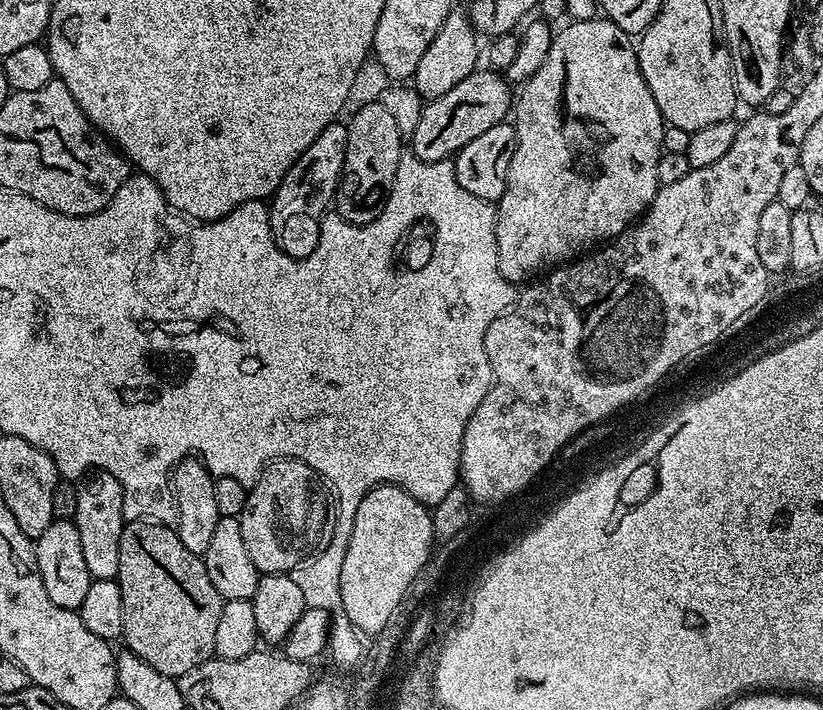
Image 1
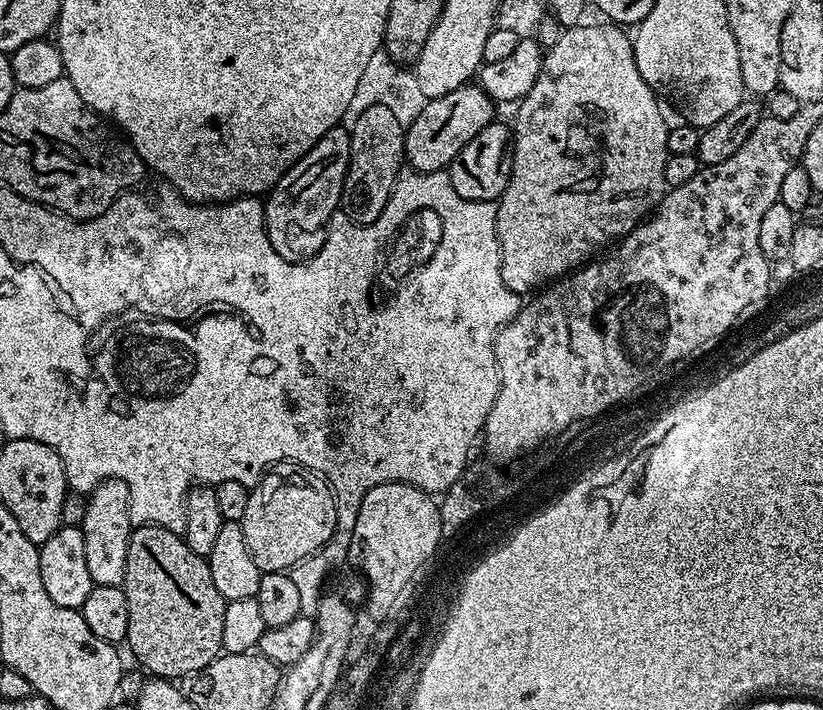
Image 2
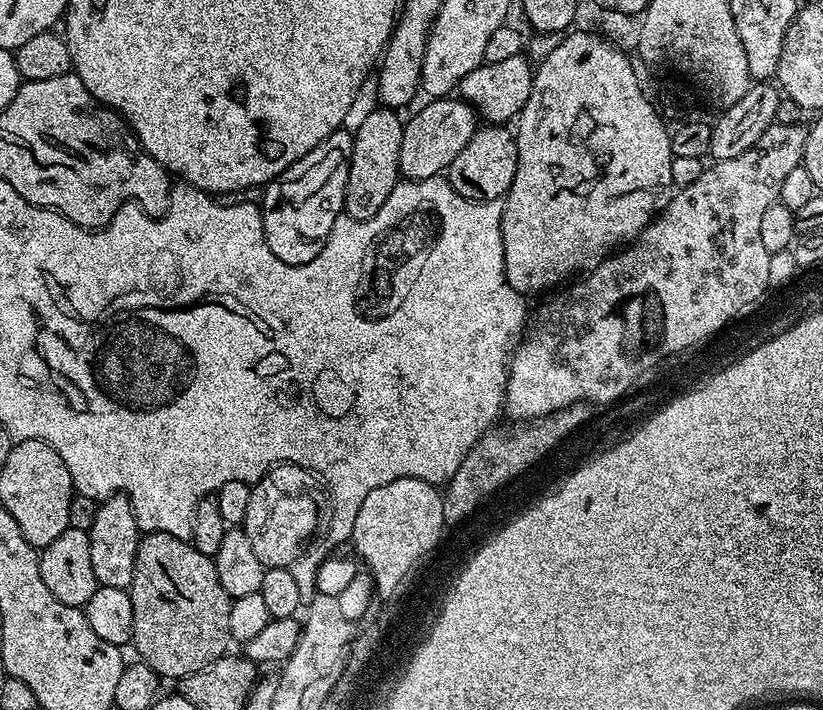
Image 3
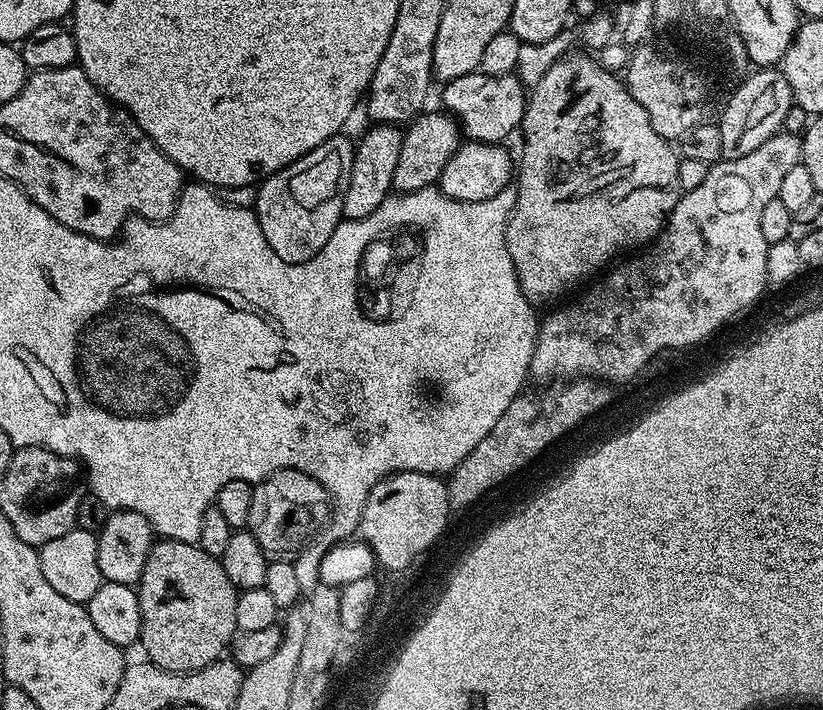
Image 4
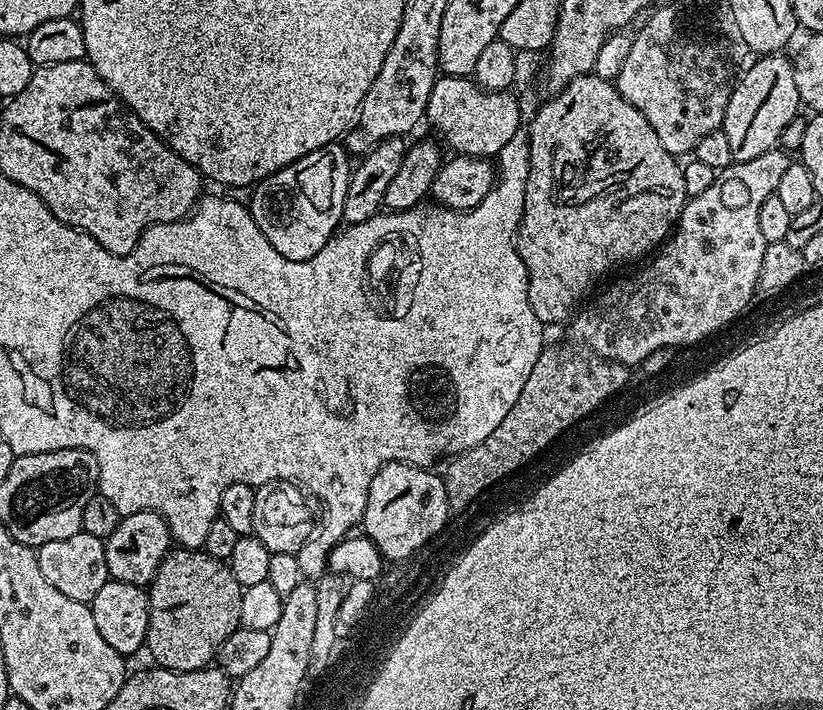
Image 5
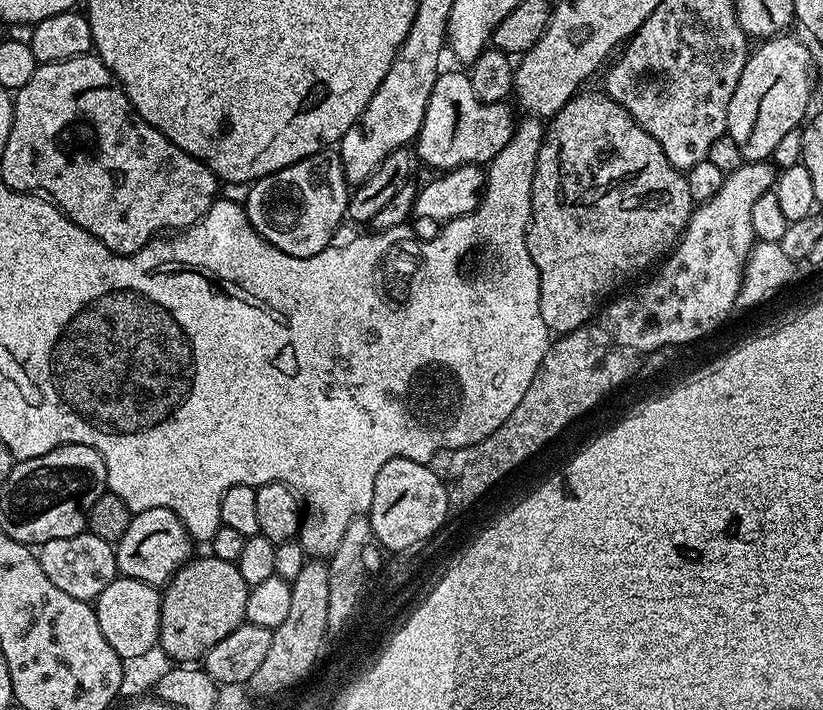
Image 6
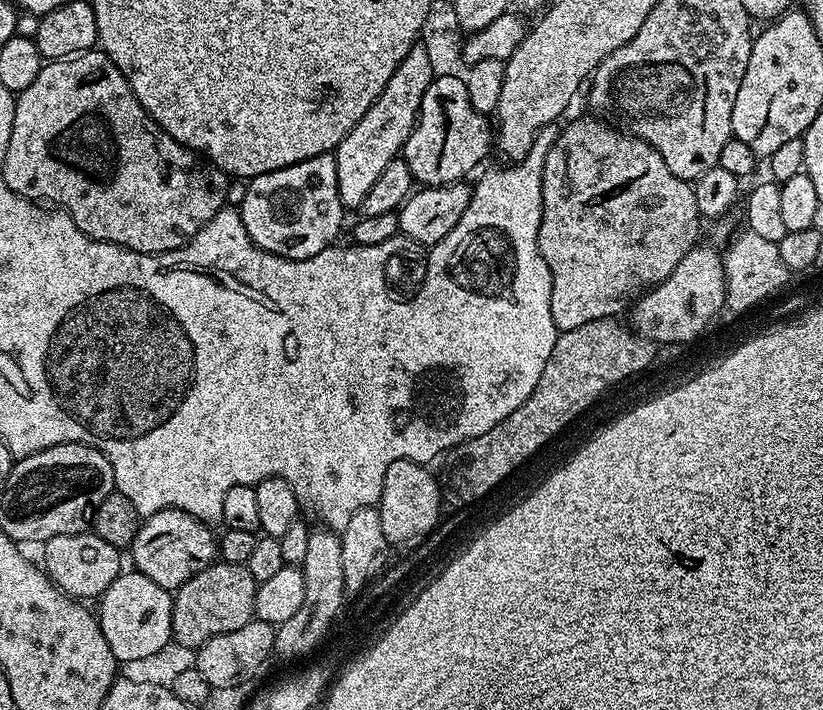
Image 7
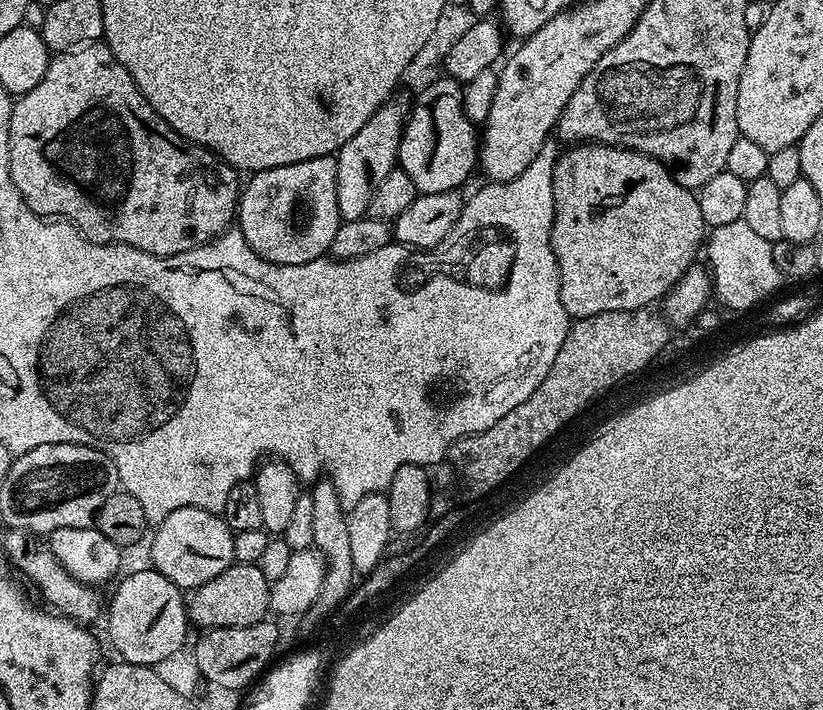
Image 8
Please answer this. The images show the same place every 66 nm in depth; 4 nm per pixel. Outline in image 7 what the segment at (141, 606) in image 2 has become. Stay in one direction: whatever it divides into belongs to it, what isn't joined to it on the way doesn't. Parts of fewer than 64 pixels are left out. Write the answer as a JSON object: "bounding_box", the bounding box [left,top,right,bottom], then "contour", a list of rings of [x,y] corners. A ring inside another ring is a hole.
{"bounding_box":[172,562,256,650],"contour":[[[213,562],[198,574],[194,574],[182,587],[175,589],[172,598],[172,640],[177,645],[193,650],[218,634],[230,634],[230,630],[242,630],[256,615],[255,578],[243,564]]]}

